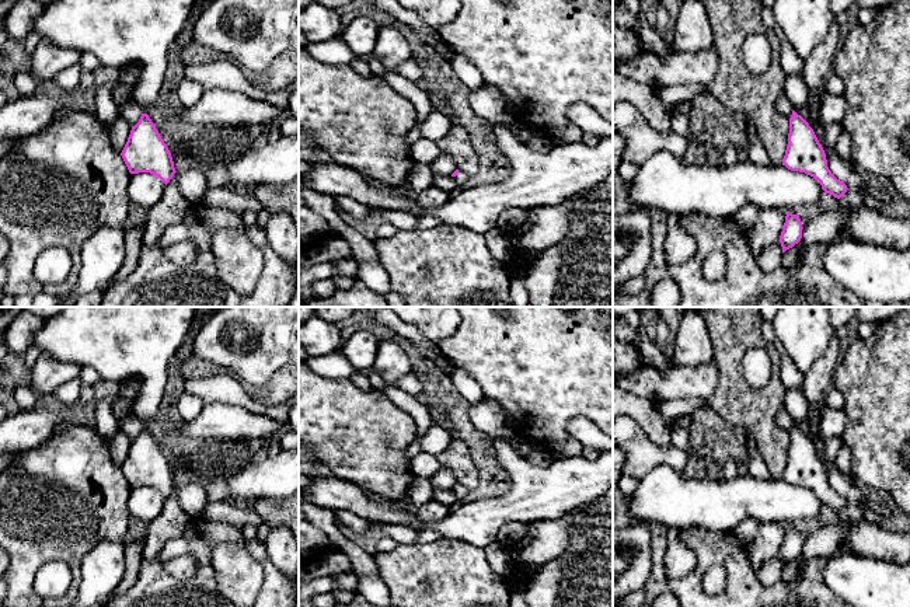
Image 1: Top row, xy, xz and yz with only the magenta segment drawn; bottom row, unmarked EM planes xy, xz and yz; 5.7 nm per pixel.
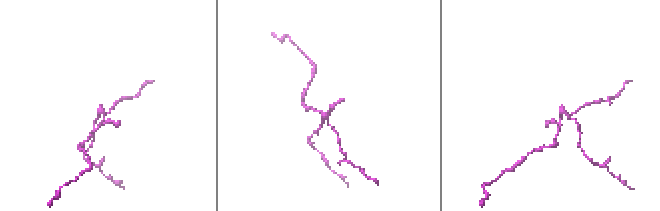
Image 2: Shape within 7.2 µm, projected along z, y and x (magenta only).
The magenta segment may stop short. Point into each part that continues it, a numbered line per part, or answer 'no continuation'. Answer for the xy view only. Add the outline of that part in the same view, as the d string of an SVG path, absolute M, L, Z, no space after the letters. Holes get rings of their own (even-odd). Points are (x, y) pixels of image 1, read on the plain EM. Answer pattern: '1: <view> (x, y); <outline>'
1: xy (112, 341); M66 307L46 318L31 345L55 360L93 367L100 378L114 380L123 373L142 377L133 414L143 428L157 419L168 380L167 364L181 346L196 307Z

